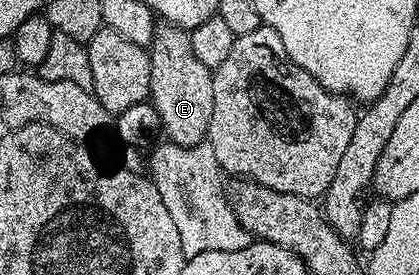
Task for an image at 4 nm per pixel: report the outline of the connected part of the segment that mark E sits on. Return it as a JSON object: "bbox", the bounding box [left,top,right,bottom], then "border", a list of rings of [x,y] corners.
{"bbox":[148,24,214,145],"border":[[[155,24],[152,43],[148,46],[150,54],[150,96],[156,115],[160,115],[162,133],[177,145],[198,145],[207,140],[206,132],[212,119],[212,79],[214,74],[192,52],[192,39],[189,32],[178,25]]]}

